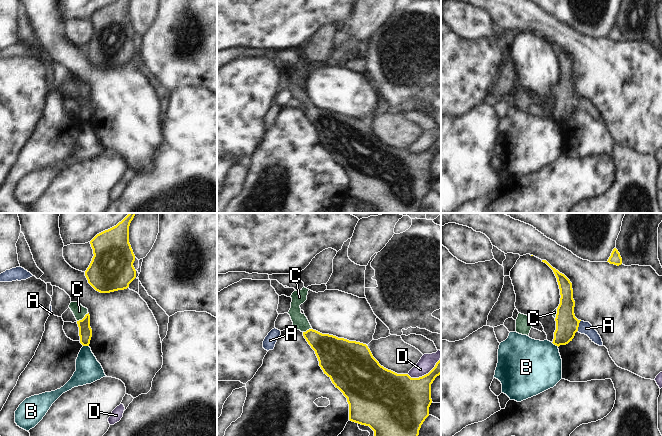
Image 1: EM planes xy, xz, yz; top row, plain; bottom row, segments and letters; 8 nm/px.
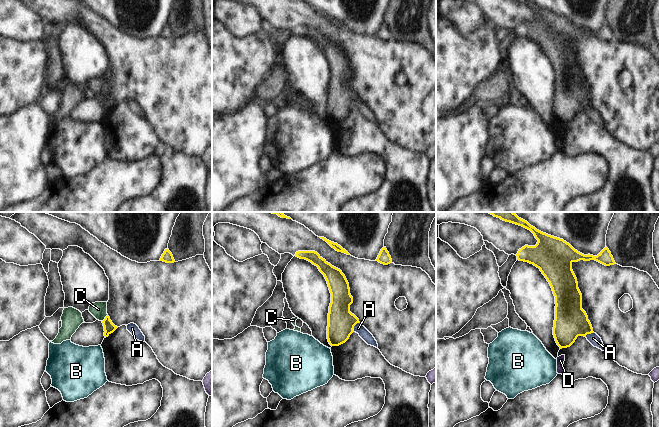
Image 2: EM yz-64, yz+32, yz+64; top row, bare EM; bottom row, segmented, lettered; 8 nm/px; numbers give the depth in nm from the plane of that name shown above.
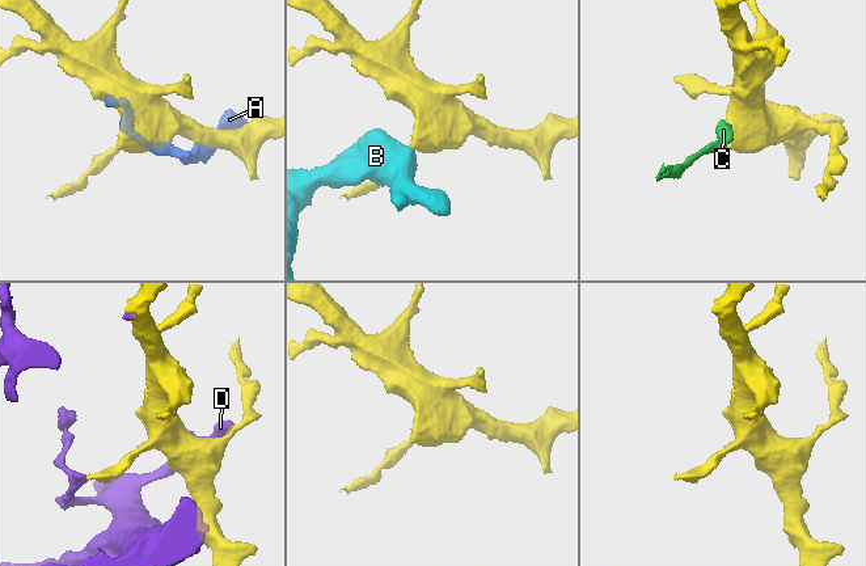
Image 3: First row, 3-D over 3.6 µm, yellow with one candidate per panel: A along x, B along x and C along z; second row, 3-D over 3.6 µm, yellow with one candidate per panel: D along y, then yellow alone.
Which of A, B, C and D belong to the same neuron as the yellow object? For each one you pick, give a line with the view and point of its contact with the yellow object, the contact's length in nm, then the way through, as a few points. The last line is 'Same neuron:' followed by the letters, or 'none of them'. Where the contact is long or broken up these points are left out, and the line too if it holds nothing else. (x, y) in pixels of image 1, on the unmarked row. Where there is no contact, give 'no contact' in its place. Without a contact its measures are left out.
C: meets yellow in xy at (83, 94); contact 120 nm long; runs through xy (85, 108), (83, 94), (79, 87)
Same neuron: C

